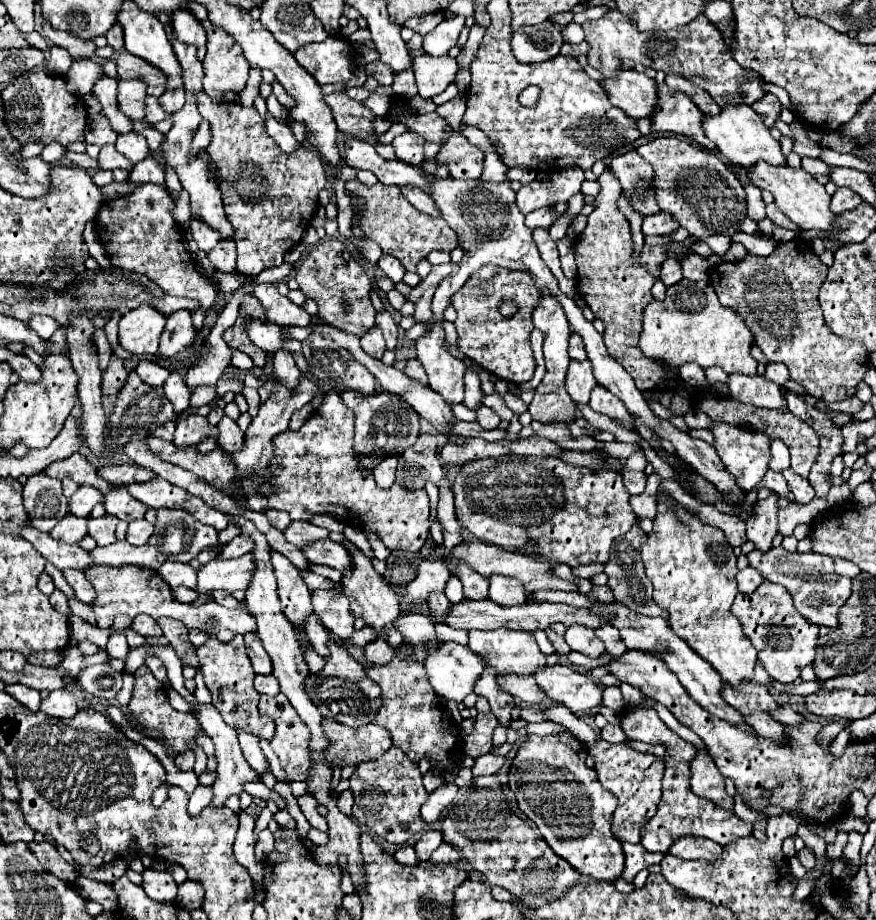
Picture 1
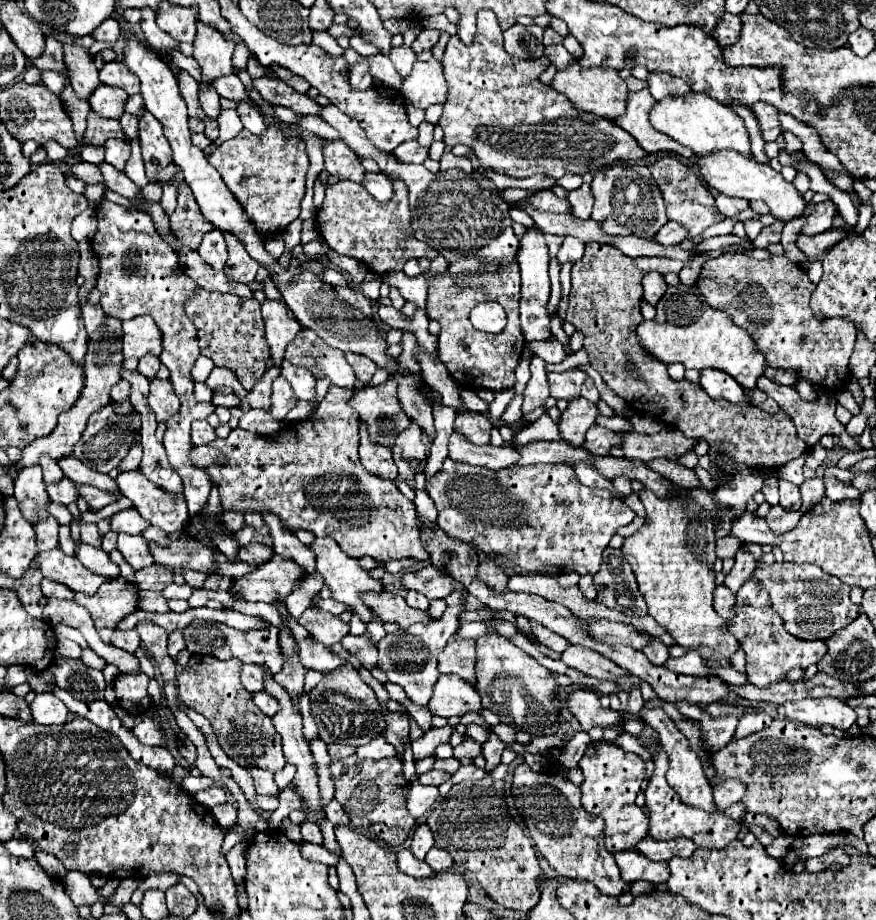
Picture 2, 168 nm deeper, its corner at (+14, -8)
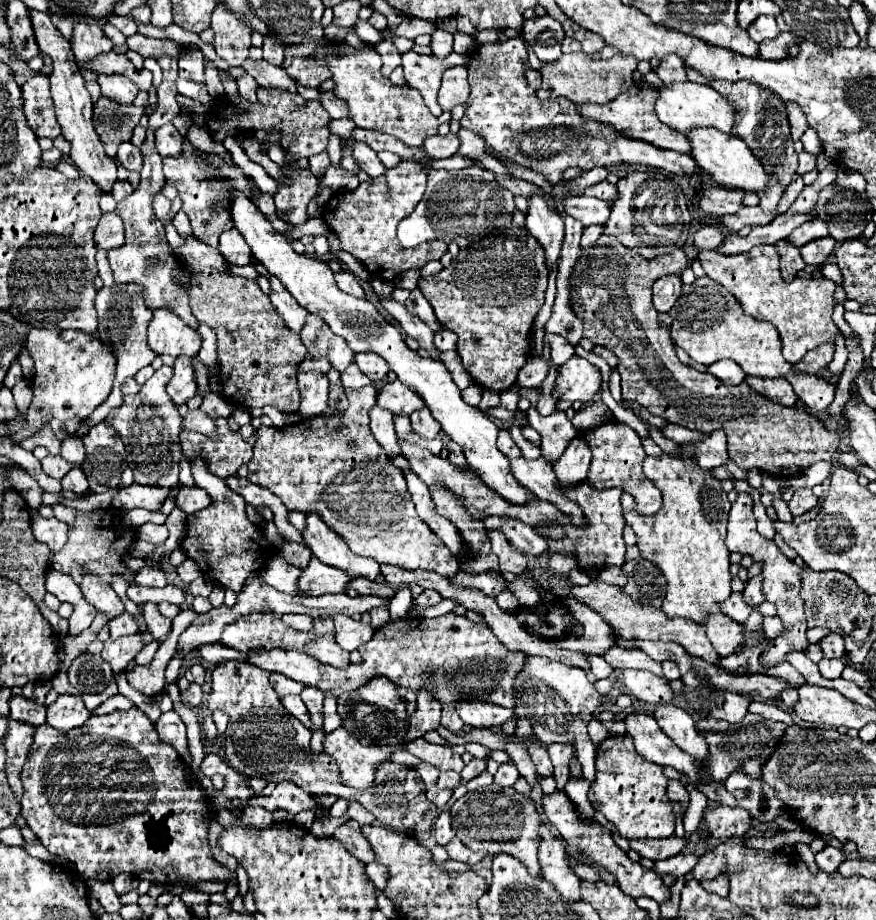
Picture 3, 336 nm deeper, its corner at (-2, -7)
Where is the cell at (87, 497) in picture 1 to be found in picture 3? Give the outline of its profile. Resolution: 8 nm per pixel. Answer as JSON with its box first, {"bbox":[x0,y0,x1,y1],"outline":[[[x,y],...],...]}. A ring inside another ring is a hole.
{"bbox":[62,467,88,495],"outline":[[[72,467],[62,479],[62,489],[78,493],[78,495],[84,495],[88,491],[88,479],[86,479],[84,471],[78,469],[78,467]]]}

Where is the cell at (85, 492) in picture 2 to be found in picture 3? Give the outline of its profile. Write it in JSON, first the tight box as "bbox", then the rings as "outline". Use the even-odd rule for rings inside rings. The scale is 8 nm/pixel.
{"bbox":[112,483,168,511],"outline":[[[132,483],[130,487],[120,489],[120,501],[112,501],[112,505],[120,511],[130,511],[136,507],[158,511],[166,497],[168,497],[168,489],[164,487],[148,487],[148,485]]]}

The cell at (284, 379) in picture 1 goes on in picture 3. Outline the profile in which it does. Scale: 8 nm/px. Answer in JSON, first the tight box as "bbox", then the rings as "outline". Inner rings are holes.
{"bbox":[270,277,308,333],"outline":[[[270,277],[270,301],[272,301],[276,313],[288,325],[288,329],[294,333],[300,333],[304,327],[304,319],[308,317],[308,311],[304,311],[304,307],[300,307],[296,303],[296,299],[292,299],[292,295],[288,295],[286,287],[276,277]]]}

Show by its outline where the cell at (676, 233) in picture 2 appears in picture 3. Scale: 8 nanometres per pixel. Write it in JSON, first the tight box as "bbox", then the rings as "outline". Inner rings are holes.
{"bbox":[692,225,724,249],"outline":[[[700,225],[692,235],[692,245],[698,249],[714,249],[724,241],[724,233],[716,225]]]}

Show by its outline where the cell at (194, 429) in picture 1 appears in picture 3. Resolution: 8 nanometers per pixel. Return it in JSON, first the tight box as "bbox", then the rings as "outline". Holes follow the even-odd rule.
{"bbox":[166,357,196,405],"outline":[[[178,357],[174,363],[174,377],[166,385],[168,395],[176,405],[184,405],[188,399],[196,395],[196,381],[194,371],[188,357]]]}

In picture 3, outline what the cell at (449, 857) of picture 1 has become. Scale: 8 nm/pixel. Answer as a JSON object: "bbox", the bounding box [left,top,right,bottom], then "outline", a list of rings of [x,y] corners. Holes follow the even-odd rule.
{"bbox":[446,839,486,865],"outline":[[[452,839],[448,845],[446,845],[446,851],[450,855],[450,859],[456,859],[456,861],[462,861],[462,863],[468,863],[468,865],[476,865],[486,853],[484,851],[470,851],[464,843],[460,843],[460,839]]]}

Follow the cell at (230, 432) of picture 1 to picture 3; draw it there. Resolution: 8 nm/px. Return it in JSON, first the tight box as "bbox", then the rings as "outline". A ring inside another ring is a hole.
{"bbox":[184,409,216,435],"outline":[[[198,409],[188,411],[184,415],[184,427],[190,431],[196,431],[196,433],[202,433],[202,435],[214,435],[216,433],[216,423],[206,413],[200,413]]]}

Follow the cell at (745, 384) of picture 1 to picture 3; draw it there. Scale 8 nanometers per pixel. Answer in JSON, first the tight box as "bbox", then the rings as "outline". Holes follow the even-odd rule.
{"bbox":[708,359,746,385],"outline":[[[722,359],[720,363],[712,363],[708,367],[708,371],[718,377],[722,383],[728,383],[728,385],[740,385],[746,375],[744,371],[740,371],[740,367],[736,367],[736,363],[732,363],[732,359]]]}

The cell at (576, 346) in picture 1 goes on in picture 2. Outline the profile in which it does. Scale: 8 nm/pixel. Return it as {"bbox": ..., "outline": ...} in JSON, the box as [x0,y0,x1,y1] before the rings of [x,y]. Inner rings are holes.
{"bbox":[528,340,566,364],"outline":[[[540,340],[540,342],[528,342],[528,348],[534,356],[540,356],[546,364],[558,364],[566,358],[562,344],[556,340]]]}

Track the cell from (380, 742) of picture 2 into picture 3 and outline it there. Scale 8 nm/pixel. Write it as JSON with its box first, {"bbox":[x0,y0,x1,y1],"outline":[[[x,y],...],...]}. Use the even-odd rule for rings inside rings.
{"bbox":[404,739,464,773],"outline":[[[414,739],[414,743],[404,743],[404,749],[410,751],[412,755],[420,757],[422,761],[436,765],[442,771],[452,769],[452,771],[458,771],[460,773],[464,769],[462,757],[456,755],[454,751],[450,751],[444,745],[434,745],[434,743],[428,743],[424,739]]]}

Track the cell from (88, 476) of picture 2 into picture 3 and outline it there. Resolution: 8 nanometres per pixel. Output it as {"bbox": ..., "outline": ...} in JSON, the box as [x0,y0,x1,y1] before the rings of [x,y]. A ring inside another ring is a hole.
{"bbox":[62,435,86,467],"outline":[[[72,435],[66,441],[62,441],[62,457],[74,467],[82,467],[86,451],[84,451],[84,443],[78,435]]]}

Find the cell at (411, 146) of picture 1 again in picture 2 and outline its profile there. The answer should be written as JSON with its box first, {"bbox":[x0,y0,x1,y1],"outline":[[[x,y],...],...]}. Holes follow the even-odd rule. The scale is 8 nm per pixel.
{"bbox":[394,140,428,164],"outline":[[[408,140],[408,142],[402,142],[394,154],[404,160],[404,162],[412,162],[412,164],[422,164],[426,158],[428,158],[428,148],[420,146],[418,140]]]}

